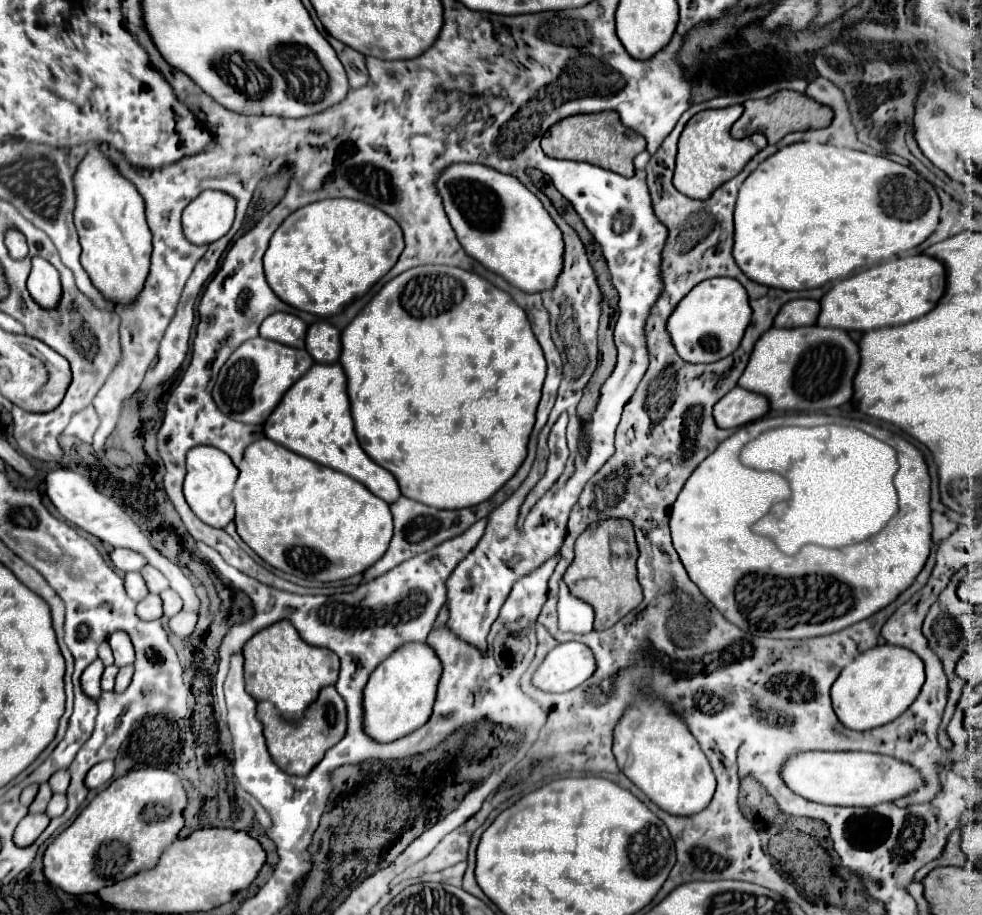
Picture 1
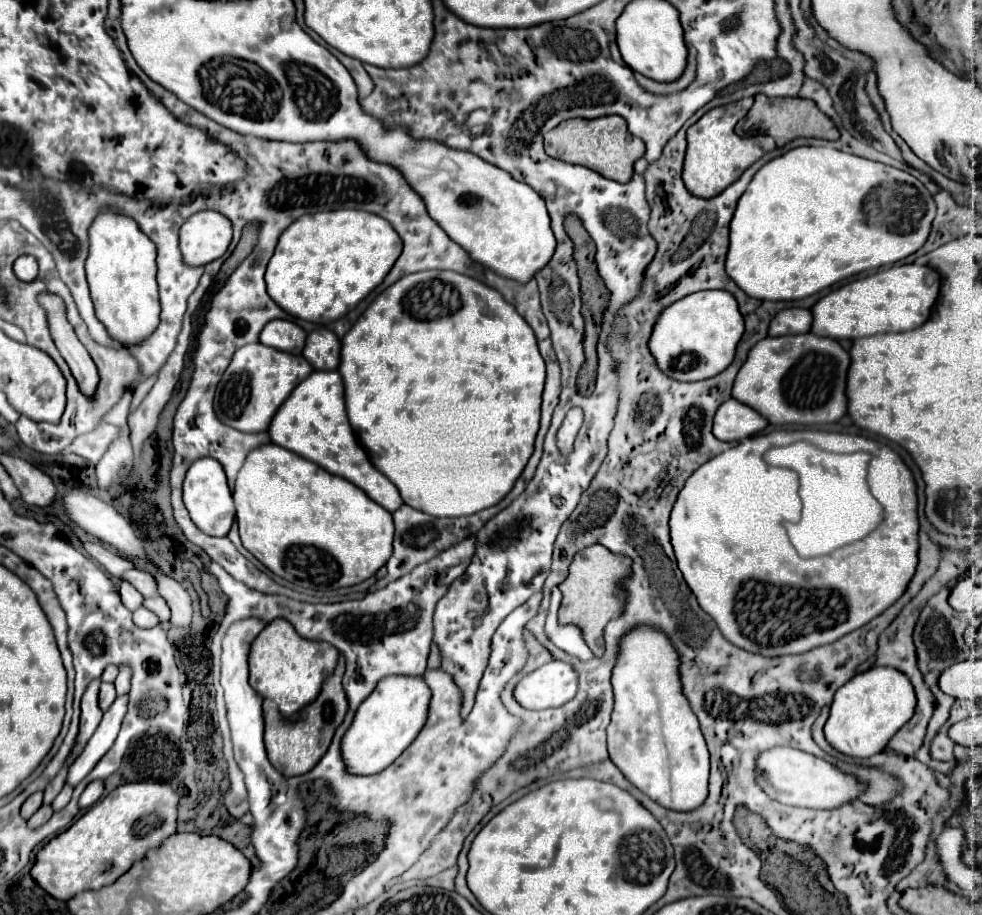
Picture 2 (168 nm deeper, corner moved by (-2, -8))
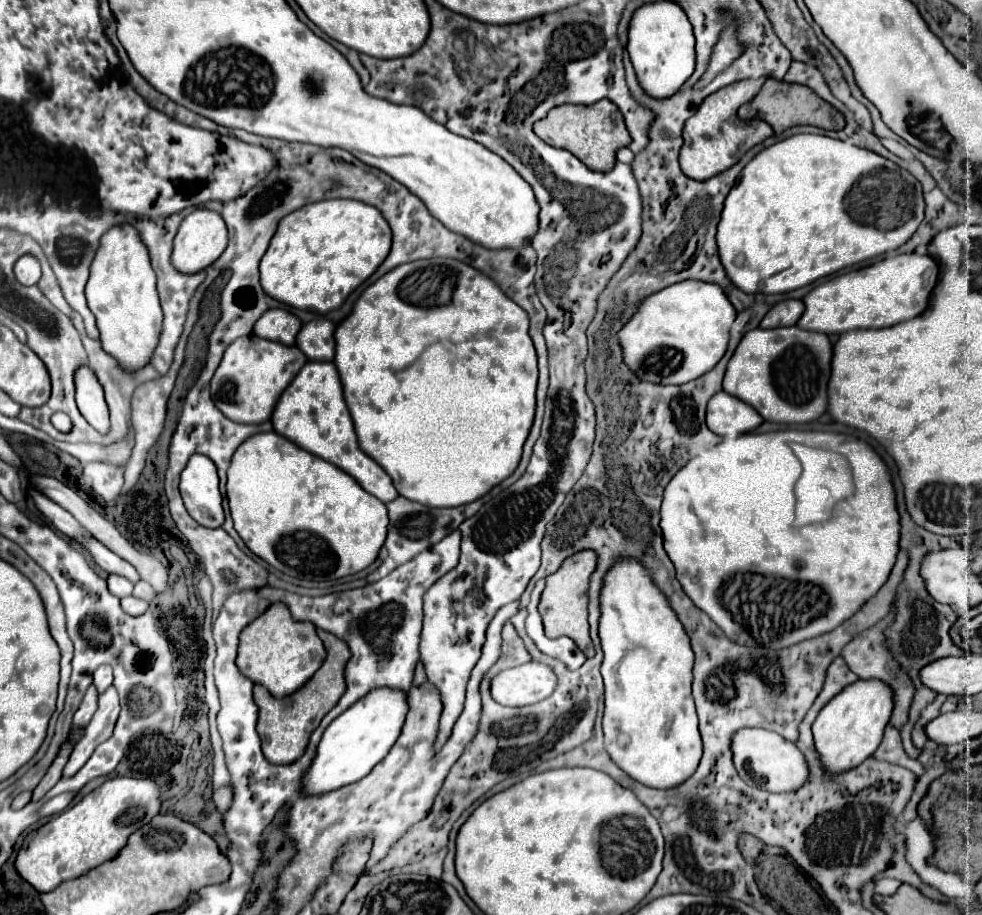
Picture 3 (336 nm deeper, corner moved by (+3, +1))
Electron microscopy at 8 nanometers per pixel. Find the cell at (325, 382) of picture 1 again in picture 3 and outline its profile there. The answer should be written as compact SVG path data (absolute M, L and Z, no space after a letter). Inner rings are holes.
M308 361L286 387L286 391L280 395L270 421L276 433L290 439L308 453L318 455L328 463L340 467L382 503L390 503L398 497L398 491L394 489L388 473L358 447L352 417L344 403L340 377L334 363Z

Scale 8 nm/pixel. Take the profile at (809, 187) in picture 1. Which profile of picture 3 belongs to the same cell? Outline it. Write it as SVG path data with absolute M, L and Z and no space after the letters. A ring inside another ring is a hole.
M792 135L762 149L730 189L716 243L730 281L744 293L788 293L904 245L924 219L922 185L896 163L826 135Z

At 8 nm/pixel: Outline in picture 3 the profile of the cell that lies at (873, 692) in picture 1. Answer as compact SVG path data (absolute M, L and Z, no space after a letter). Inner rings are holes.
M860 679L848 685L842 693L838 693L816 717L812 725L814 747L818 751L822 767L830 775L840 775L856 765L864 763L880 745L884 727L890 721L892 713L892 689L876 679Z

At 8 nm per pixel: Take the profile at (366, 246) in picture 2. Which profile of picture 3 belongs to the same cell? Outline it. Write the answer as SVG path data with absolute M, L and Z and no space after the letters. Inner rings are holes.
M354 199L308 203L286 215L260 261L262 289L280 303L320 315L338 309L388 257L392 233L382 213Z

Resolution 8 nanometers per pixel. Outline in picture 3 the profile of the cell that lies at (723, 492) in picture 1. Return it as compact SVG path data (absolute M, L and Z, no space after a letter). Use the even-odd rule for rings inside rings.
M824 431L746 433L700 453L670 479L664 489L660 527L664 549L676 567L684 593L716 621L728 639L748 647L756 647L760 641L766 649L784 649L836 629L886 583L900 541L900 517L894 499L886 463L866 441L854 435ZM788 443L822 447L840 453L848 461L854 495L834 507L830 521L794 527L794 485L802 467Z

